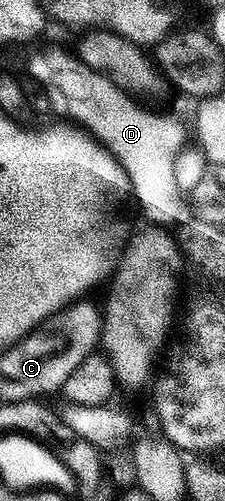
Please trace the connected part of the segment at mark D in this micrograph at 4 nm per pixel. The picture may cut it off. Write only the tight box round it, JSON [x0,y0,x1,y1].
[26,48,190,226]

